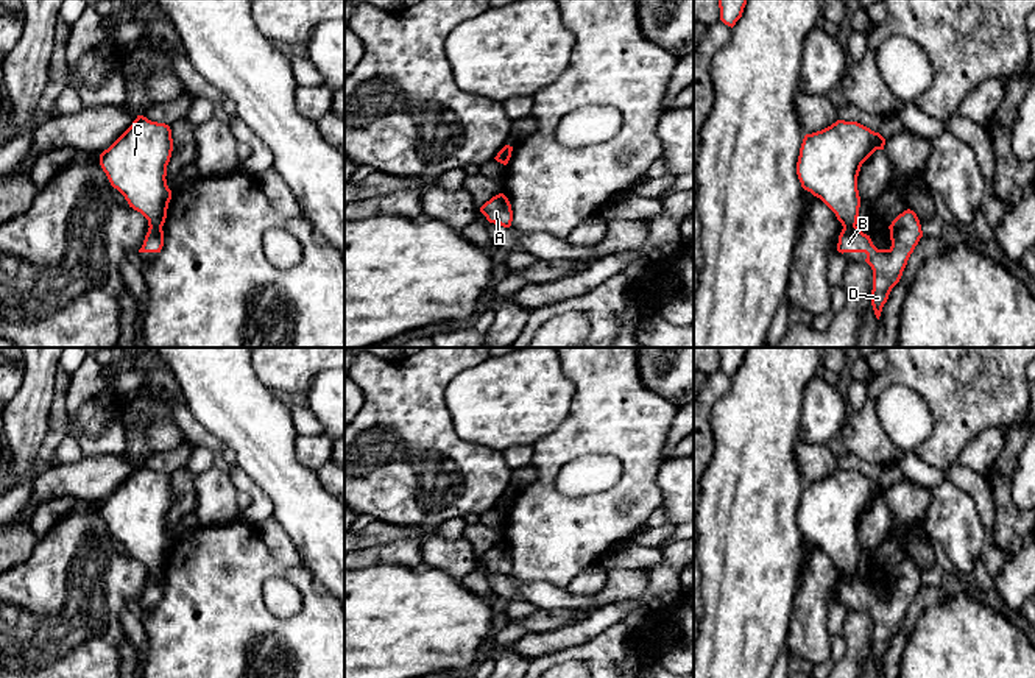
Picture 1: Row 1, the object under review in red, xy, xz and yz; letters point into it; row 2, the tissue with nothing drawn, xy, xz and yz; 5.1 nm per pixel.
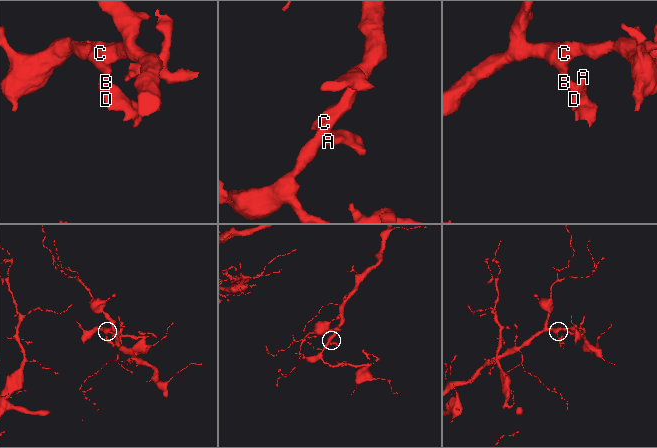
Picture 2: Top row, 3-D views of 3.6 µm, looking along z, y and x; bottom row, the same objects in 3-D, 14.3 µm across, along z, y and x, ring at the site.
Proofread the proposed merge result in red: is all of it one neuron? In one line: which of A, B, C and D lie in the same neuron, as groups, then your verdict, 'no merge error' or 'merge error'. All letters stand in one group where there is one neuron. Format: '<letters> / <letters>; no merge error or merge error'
A B D / C; merge error

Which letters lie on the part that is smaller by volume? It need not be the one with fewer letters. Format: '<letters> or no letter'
A, B, D

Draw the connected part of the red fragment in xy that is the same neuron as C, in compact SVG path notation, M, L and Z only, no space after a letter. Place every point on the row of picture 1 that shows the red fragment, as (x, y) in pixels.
M137 115L100 154L100 165L111 185L125 196L129 207L148 220L150 228L162 228L167 218L171 190L165 176L171 151L170 126Z

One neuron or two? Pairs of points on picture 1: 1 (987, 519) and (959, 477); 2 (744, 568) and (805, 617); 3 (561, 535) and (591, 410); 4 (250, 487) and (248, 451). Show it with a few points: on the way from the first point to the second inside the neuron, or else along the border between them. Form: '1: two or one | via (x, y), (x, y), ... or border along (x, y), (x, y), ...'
1: one | via (985, 508), (984, 499), (970, 485)
2: two | border along (798, 580), (786, 646)
3: one | via (597, 516), (630, 483), (630, 449), (627, 446)
4: two | border along (236, 465), (273, 505)

